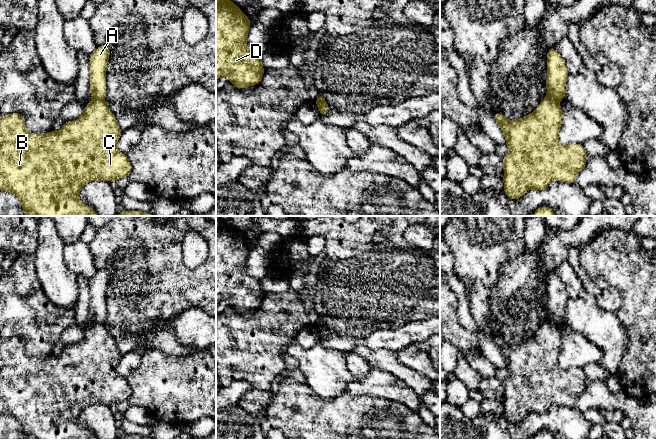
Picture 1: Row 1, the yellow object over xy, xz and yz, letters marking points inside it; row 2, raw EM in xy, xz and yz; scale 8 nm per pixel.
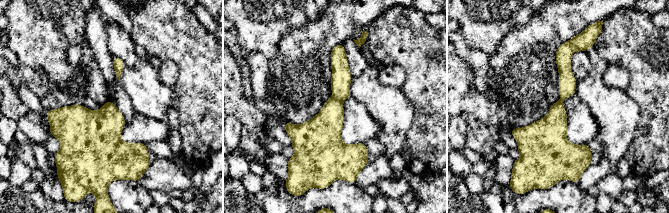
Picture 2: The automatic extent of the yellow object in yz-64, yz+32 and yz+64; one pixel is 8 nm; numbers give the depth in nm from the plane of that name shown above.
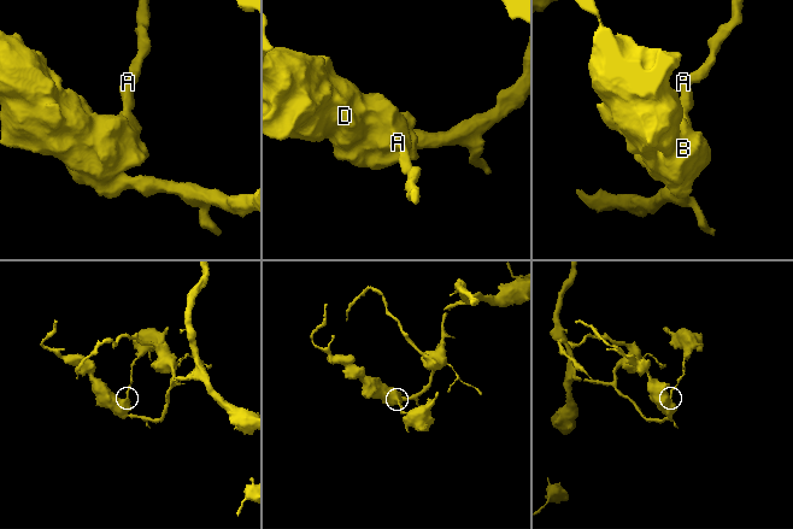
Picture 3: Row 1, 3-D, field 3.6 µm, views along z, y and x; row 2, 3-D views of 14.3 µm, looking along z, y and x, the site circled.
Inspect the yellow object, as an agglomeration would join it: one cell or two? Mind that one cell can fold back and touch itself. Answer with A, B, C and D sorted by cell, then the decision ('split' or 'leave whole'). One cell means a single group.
A / B C D; split

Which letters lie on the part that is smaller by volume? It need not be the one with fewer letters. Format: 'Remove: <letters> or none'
Remove: A

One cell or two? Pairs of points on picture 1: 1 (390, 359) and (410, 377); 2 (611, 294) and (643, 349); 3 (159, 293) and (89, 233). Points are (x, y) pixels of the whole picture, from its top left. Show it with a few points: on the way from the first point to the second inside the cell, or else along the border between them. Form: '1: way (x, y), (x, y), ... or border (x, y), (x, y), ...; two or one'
1: way (395, 364), (405, 373); one
2: border (606, 287), (621, 295), (615, 312); two
3: border (97, 228), (95, 237), (88, 244); two

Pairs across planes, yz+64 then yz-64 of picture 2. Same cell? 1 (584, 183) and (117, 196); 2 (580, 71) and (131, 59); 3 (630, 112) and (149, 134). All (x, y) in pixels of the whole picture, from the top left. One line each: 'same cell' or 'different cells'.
1: different cells
2: same cell
3: different cells

